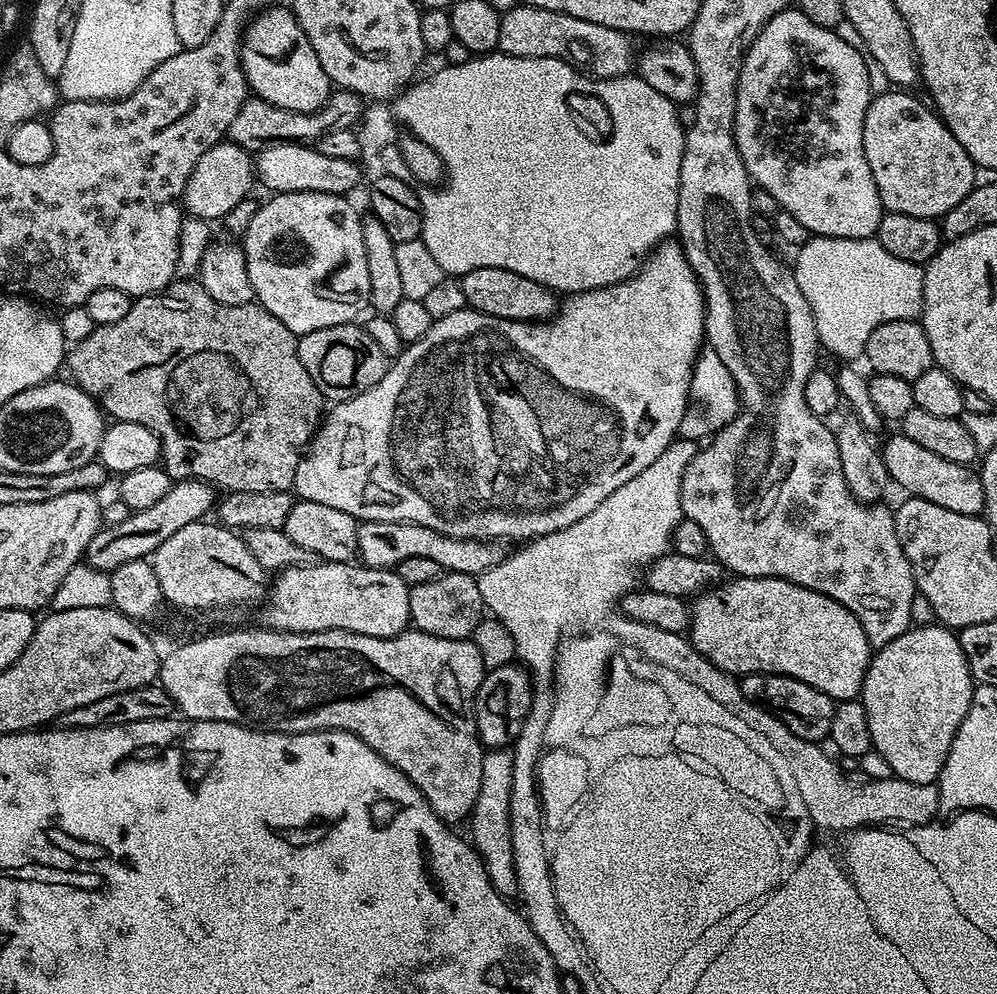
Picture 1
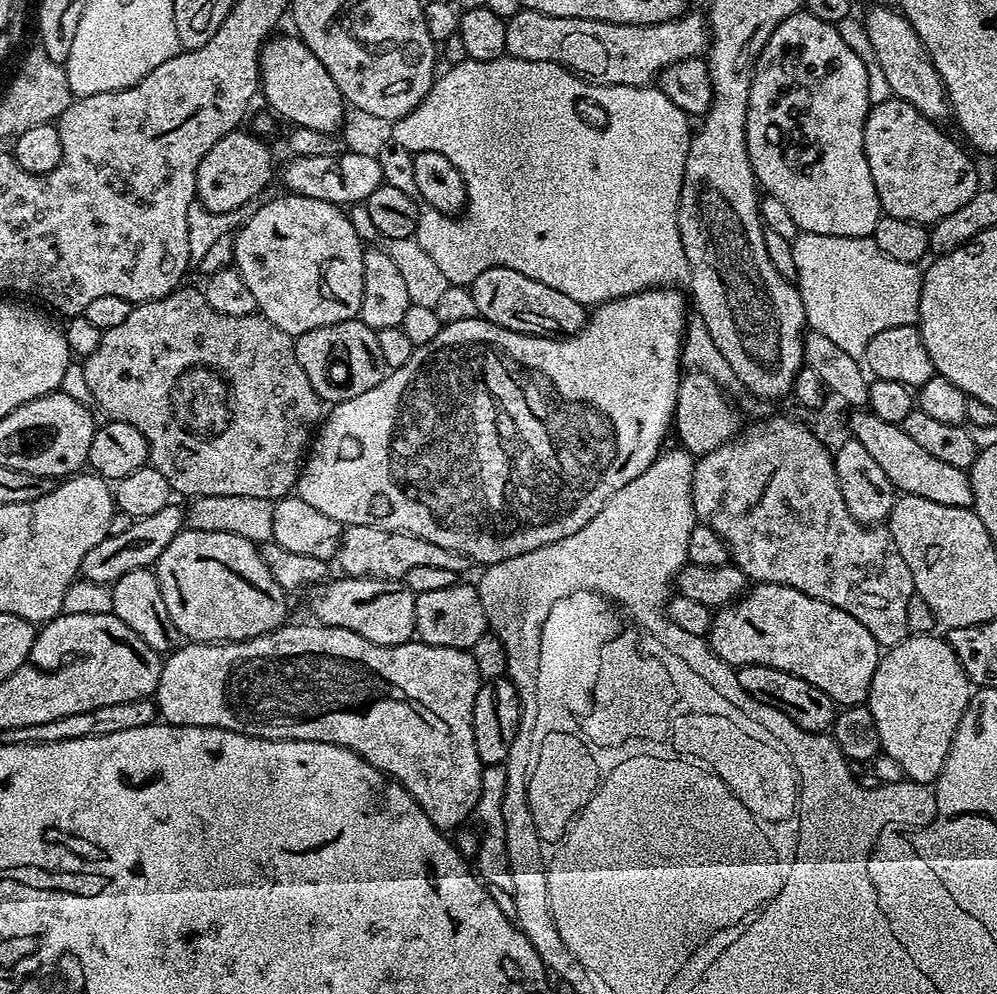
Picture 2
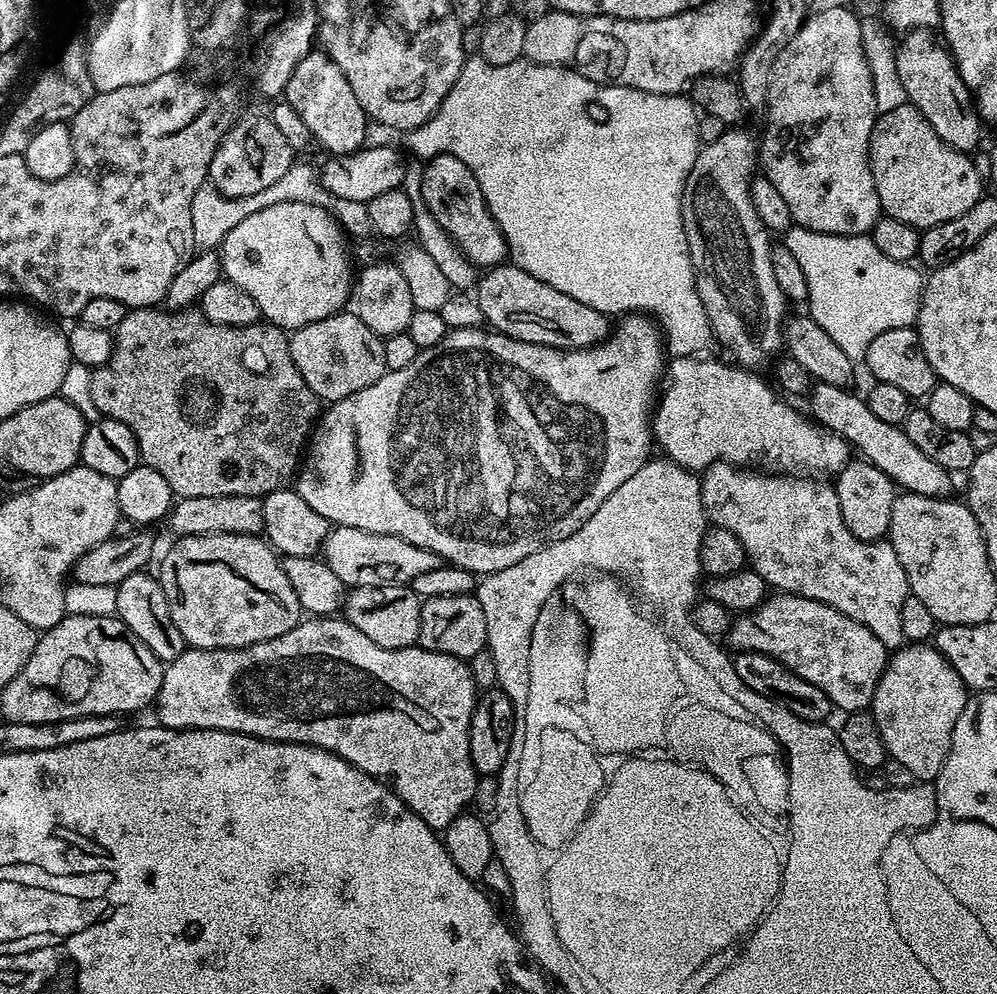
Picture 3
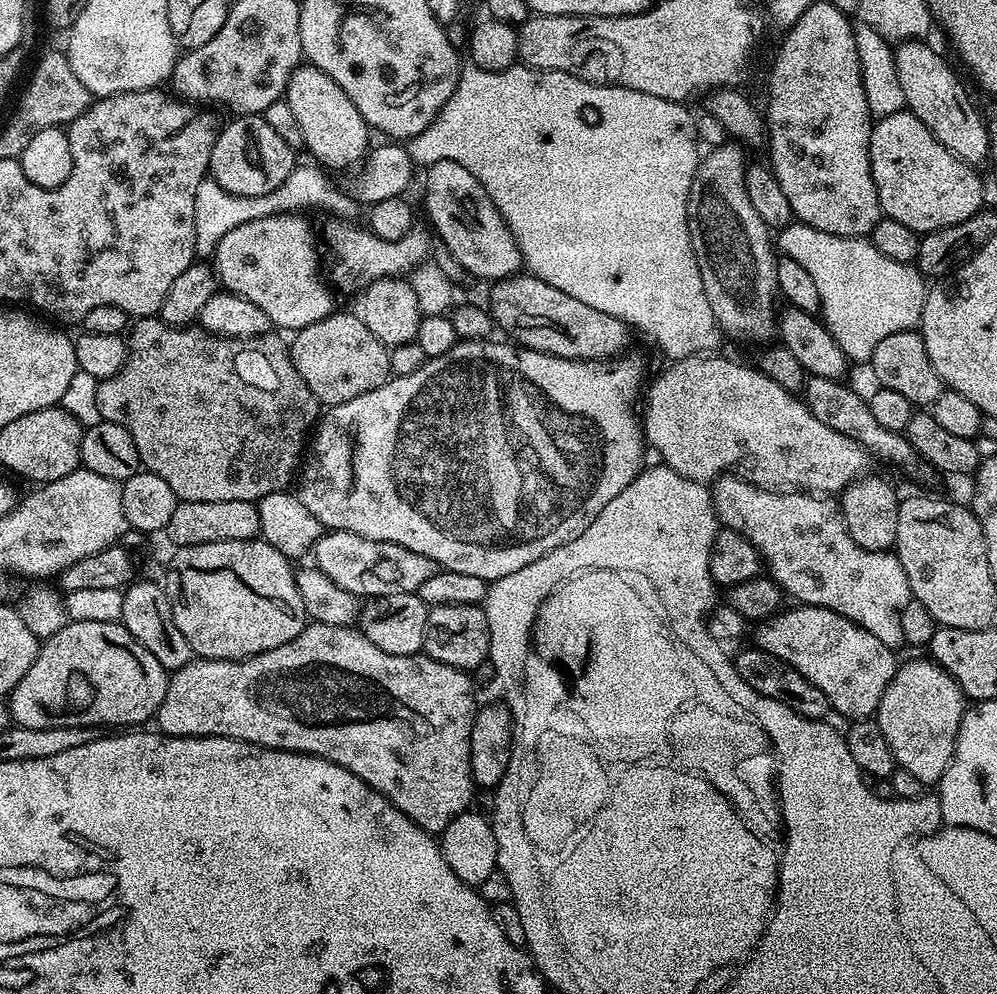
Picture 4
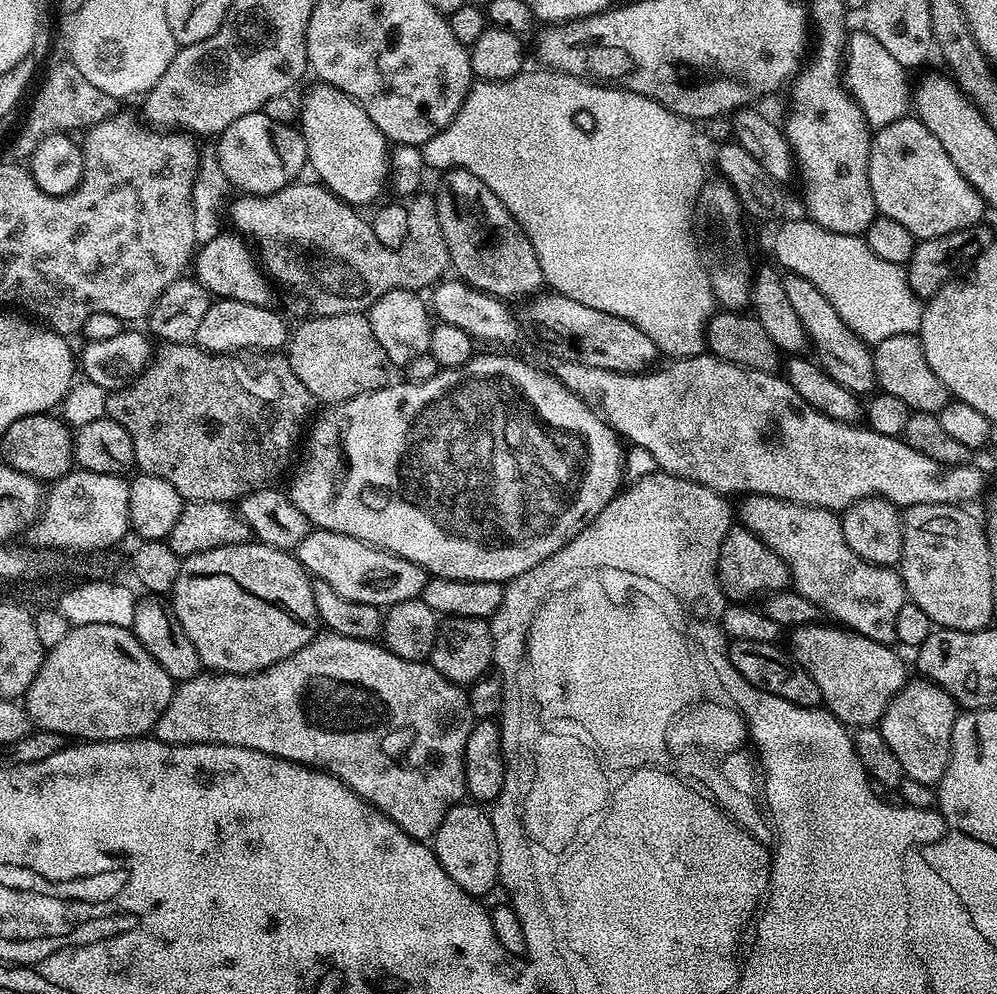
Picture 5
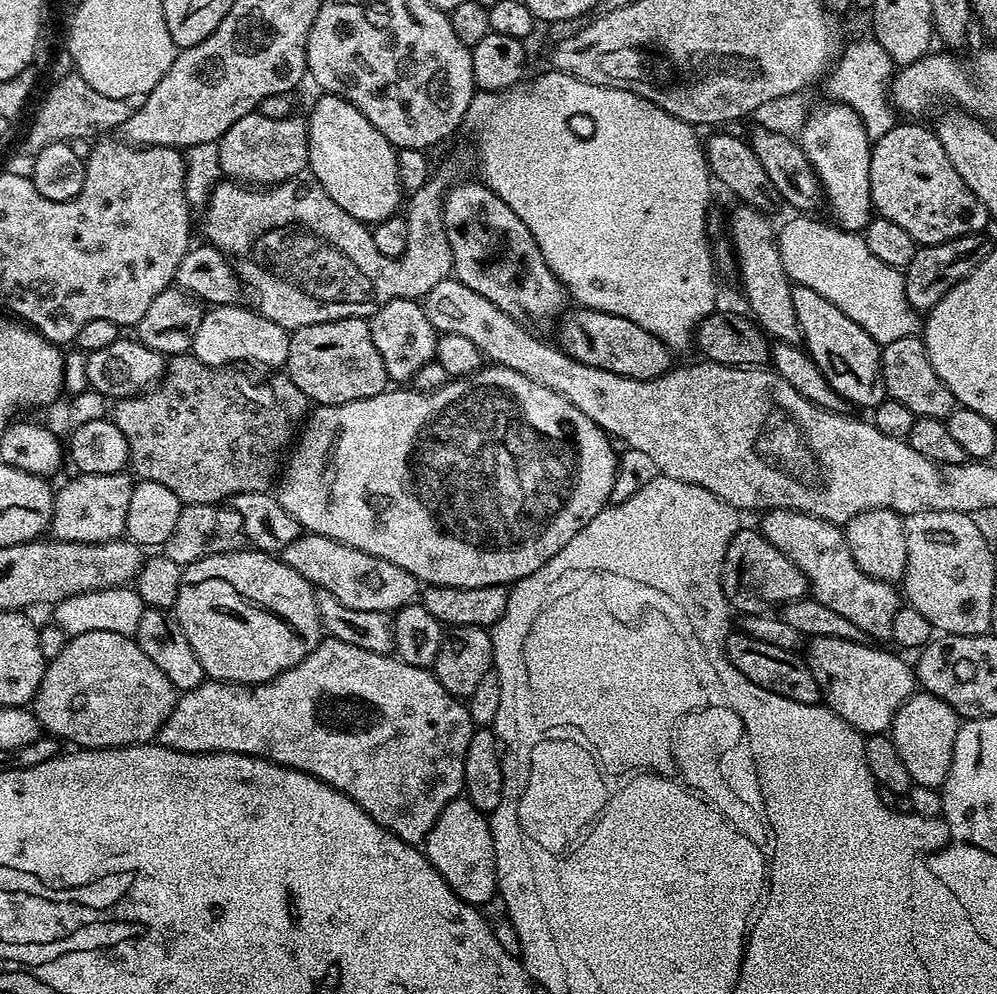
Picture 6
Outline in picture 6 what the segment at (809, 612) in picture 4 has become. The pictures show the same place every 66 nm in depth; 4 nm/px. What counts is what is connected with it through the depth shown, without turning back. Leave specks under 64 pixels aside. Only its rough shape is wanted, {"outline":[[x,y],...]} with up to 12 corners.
{"outline":[[807,641],[823,703],[884,734],[917,687],[887,647]]}

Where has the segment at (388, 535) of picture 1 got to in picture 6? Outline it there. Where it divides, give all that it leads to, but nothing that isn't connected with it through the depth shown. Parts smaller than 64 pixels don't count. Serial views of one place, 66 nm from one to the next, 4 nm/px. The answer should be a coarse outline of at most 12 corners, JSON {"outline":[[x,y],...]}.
{"outline":[[325,536],[282,558],[350,610],[392,614],[416,576]]}

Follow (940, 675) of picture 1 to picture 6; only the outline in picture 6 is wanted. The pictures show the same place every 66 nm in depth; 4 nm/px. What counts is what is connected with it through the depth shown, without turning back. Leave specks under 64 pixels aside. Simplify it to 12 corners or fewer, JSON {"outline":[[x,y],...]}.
{"outline":[[913,691],[890,735],[913,785],[939,789],[961,721]]}

